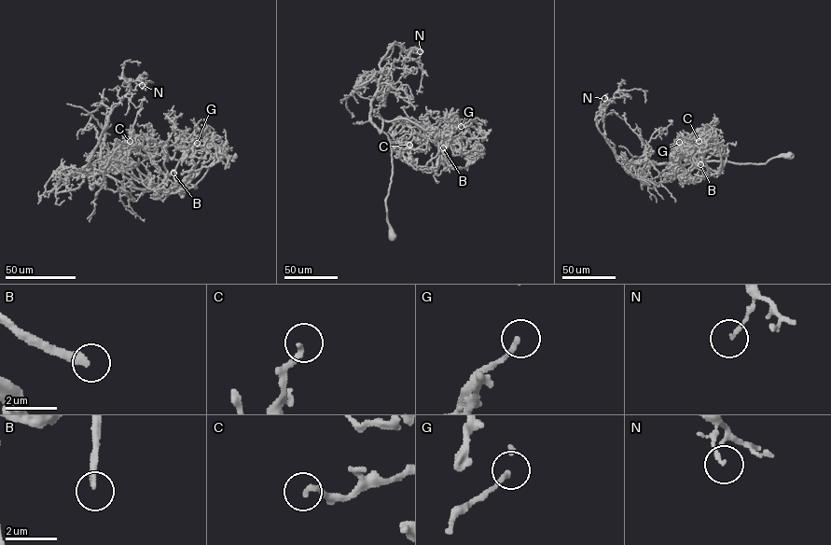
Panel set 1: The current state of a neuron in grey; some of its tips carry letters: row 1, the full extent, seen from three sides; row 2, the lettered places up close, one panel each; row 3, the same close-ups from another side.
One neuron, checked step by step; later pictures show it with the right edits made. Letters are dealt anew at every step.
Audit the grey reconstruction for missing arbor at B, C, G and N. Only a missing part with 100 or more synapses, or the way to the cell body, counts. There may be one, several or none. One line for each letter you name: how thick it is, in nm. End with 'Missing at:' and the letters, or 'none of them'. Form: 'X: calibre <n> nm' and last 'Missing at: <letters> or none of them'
B: calibre 240 nm
Missing at: B

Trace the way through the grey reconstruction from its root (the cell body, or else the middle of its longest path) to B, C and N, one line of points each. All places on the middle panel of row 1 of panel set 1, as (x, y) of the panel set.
B: (392, 236), (386, 202), (391, 145), (378, 128), (380, 132), (382, 119), (407, 118), (433, 133), (443, 147)
C: (392, 236), (382, 119), (418, 124), (439, 151), (416, 170), (409, 145)
N: (392, 236), (386, 202), (391, 143), (371, 121), (371, 99), (380, 62), (394, 42), (409, 56), (420, 51)

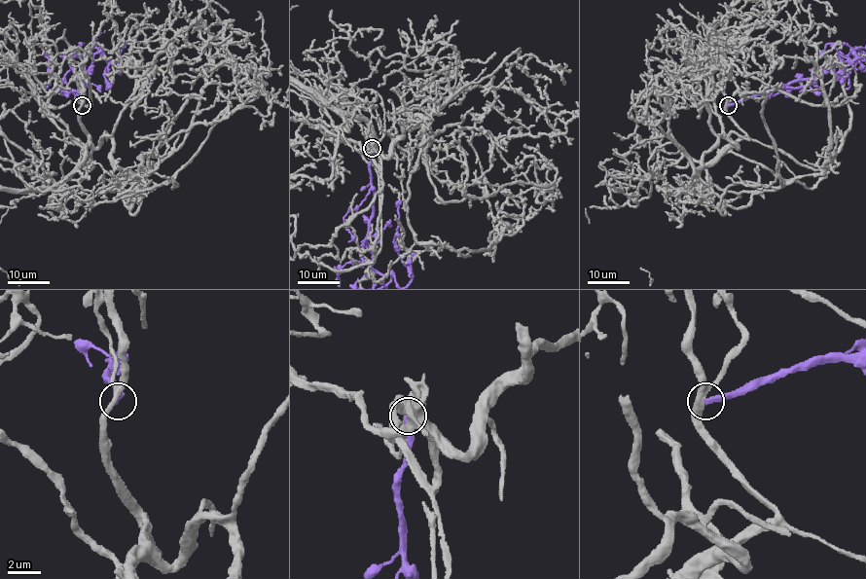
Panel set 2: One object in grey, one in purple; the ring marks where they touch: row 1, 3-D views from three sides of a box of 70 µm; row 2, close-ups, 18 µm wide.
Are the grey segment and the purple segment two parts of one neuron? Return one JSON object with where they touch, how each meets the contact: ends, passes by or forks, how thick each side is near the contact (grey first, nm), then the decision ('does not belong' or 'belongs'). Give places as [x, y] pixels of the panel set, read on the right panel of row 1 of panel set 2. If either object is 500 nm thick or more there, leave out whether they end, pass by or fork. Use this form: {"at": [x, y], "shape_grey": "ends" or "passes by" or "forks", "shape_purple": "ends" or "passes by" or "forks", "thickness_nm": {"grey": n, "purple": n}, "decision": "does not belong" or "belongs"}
{"at": [728, 105], "shape_grey": "forks", "shape_purple": "ends", "thickness_nm": {"grey": 340, "purple": 340}, "decision": "does not belong"}

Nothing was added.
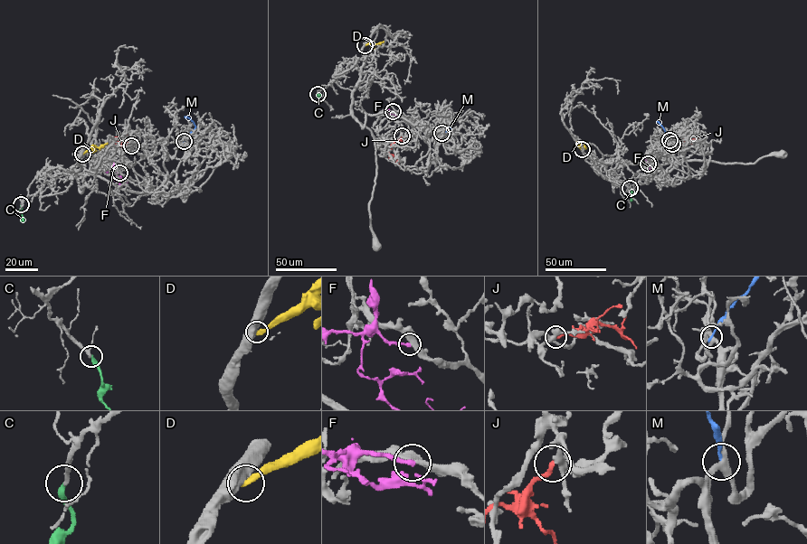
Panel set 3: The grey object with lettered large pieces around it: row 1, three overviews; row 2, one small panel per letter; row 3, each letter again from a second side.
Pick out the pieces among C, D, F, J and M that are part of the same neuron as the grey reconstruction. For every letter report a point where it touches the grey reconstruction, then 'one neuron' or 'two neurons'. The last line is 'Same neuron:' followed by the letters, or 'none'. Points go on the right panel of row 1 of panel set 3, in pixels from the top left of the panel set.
C: contact (630, 188); one neuron
D: contact (582, 149); two neurons
F: contact (648, 164); two neurons
J: contact (672, 144); two neurons
M: contact (669, 140); two neurons
Same neuron: C

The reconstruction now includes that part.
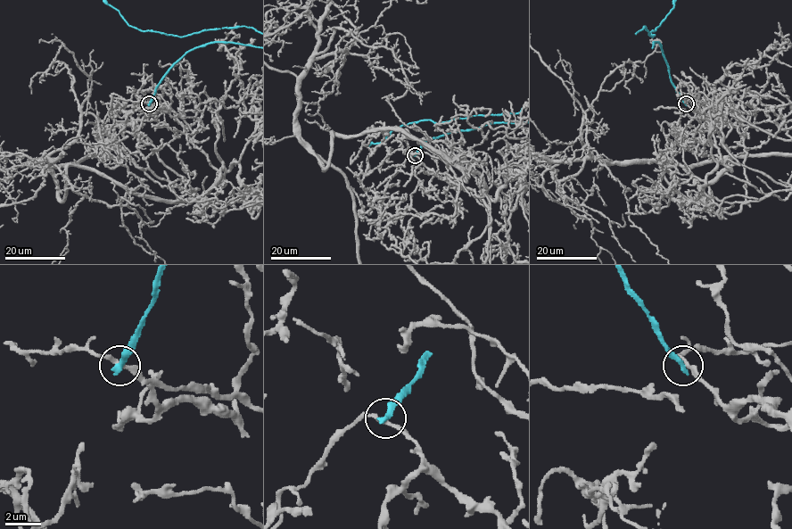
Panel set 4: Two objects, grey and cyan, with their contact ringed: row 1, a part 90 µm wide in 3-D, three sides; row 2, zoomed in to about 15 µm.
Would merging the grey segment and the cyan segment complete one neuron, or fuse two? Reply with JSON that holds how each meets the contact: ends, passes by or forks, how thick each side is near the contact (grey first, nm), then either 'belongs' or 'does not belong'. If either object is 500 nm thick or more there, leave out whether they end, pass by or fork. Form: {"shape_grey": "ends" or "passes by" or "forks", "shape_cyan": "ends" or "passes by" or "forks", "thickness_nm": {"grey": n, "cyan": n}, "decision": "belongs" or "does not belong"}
{"shape_grey": "passes by", "shape_cyan": "ends", "thickness_nm": {"grey": 220, "cyan": 340}, "decision": "does not belong"}

